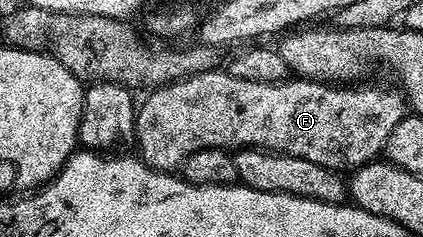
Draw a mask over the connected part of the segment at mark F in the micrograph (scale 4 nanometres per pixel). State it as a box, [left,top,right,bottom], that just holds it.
[136,69,406,173]

